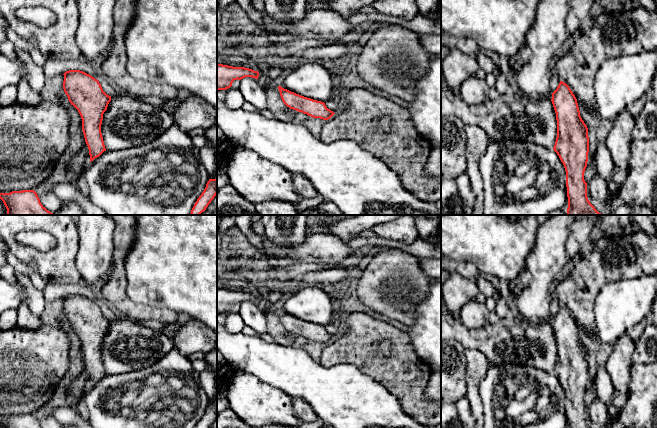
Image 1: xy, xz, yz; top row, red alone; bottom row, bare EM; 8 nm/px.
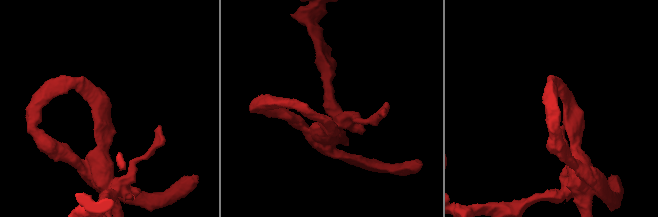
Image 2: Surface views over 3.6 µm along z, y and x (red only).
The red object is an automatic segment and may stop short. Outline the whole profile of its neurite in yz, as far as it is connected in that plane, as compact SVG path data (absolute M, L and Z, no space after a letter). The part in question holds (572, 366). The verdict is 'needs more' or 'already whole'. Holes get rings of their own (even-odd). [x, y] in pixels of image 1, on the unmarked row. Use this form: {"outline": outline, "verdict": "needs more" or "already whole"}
{"outline": "M560 305L551 325L557 344L553 374L566 395L568 428L591 428L584 404L589 377L588 352L580 340L577 323L569 310Z", "verdict": "already whole"}

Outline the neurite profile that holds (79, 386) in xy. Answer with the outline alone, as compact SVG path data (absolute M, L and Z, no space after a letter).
M84 359L82 360L84 368L81 373L71 382L67 389L68 395L77 400L84 399L84 396L90 386L89 373L85 366Z

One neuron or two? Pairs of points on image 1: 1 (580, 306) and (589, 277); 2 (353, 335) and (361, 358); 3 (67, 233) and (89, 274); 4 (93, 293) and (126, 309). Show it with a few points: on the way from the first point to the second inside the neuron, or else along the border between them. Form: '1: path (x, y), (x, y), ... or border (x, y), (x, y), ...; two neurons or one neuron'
1: path (578, 299), (578, 289), (583, 283); one neuron
2: path (354, 341), (354, 347), (358, 352); one neuron
3: border (77, 228), (76, 268), (81, 275); two neurons
4: border (101, 283), (102, 297), (120, 315); two neurons

